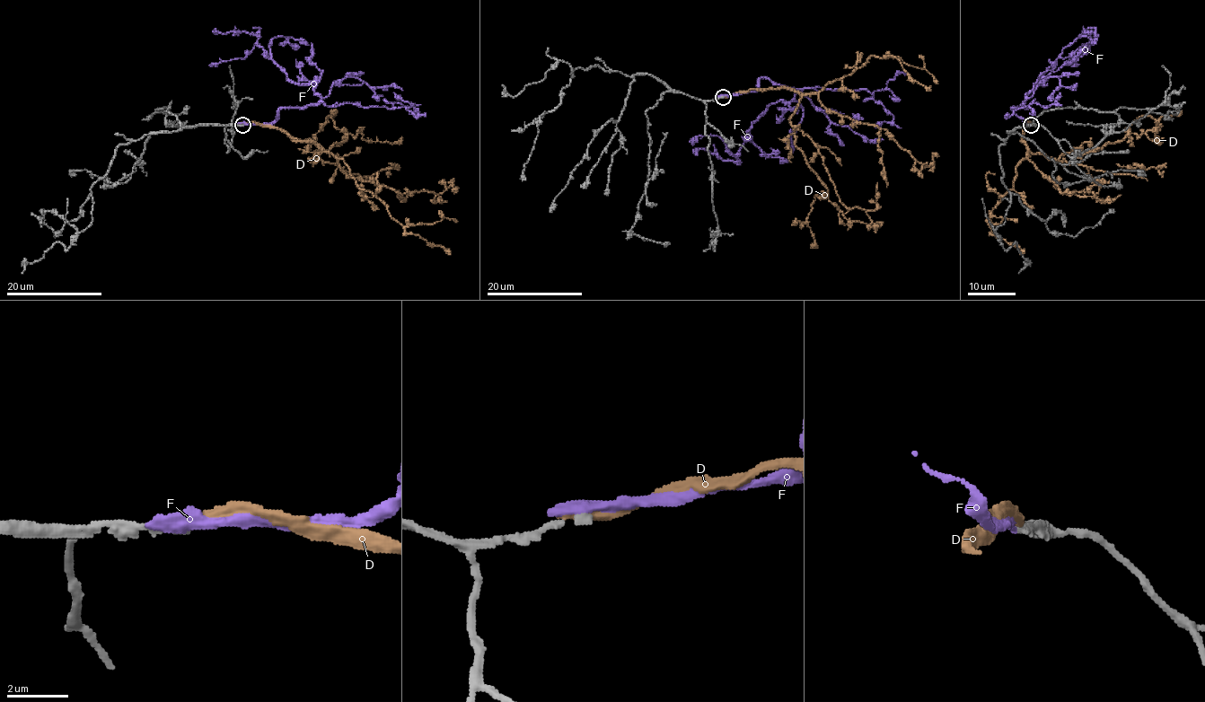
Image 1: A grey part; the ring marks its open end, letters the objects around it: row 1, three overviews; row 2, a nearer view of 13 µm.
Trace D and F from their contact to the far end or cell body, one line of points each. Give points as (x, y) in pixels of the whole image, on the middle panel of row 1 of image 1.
D: (722, 96), (801, 95), (790, 119), (796, 146), (827, 189), (807, 225), (817, 248)
F: (722, 96), (752, 92), (761, 77), (801, 92), (768, 106), (734, 156), (717, 136), (689, 142)

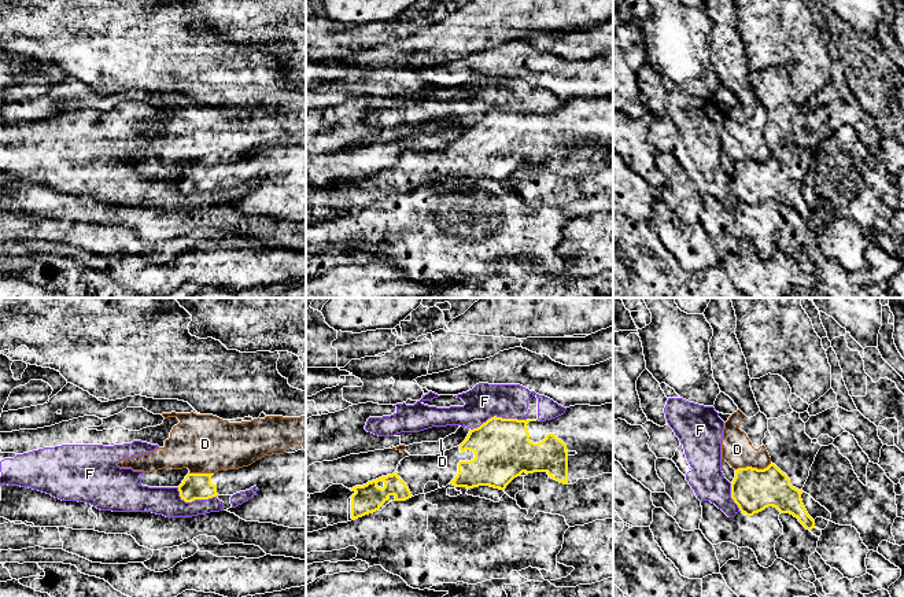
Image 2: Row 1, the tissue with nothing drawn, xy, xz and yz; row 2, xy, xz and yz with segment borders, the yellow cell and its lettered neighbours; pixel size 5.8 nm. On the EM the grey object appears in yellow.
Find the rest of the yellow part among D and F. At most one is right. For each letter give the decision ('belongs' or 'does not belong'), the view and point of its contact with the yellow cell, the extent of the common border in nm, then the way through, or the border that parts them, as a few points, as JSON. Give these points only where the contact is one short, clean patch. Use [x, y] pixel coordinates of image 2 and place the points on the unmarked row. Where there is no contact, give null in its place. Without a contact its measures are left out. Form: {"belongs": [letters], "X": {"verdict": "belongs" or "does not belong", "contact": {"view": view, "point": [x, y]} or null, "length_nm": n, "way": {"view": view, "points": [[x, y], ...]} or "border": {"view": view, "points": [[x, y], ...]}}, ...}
{"belongs": [], "D": {"verdict": "does not belong", "contact": {"view": "yz", "point": [753, 161]}, "length_nm": 220}, "F": {"verdict": "does not belong", "contact": {"view": "xz", "point": [498, 110]}, "length_nm": 340, "border": {"view": "xz", "points": [[526, 111], [491, 109], [471, 122]]}}}

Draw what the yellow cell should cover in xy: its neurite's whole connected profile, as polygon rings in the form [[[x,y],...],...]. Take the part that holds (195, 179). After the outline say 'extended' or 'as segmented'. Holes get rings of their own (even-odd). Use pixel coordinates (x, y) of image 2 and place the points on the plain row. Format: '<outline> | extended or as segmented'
[[[306,143],[295,145],[265,148],[248,159],[221,162],[215,166],[188,166],[178,178],[180,189],[185,195],[209,192],[217,188],[233,188],[257,180],[258,184],[248,194],[226,202],[246,214],[273,215],[289,221],[306,221]]] | extended

